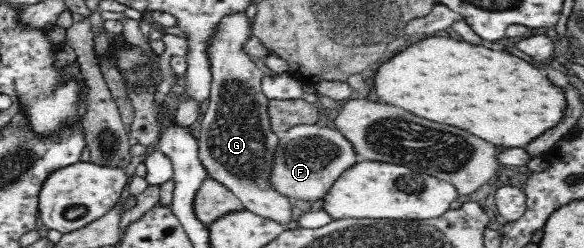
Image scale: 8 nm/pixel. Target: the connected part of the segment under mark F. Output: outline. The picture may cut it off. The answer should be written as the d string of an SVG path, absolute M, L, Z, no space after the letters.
M316 124L293 126L280 134L278 141L268 183L281 196L294 200L321 200L343 170L360 159L342 134Z

